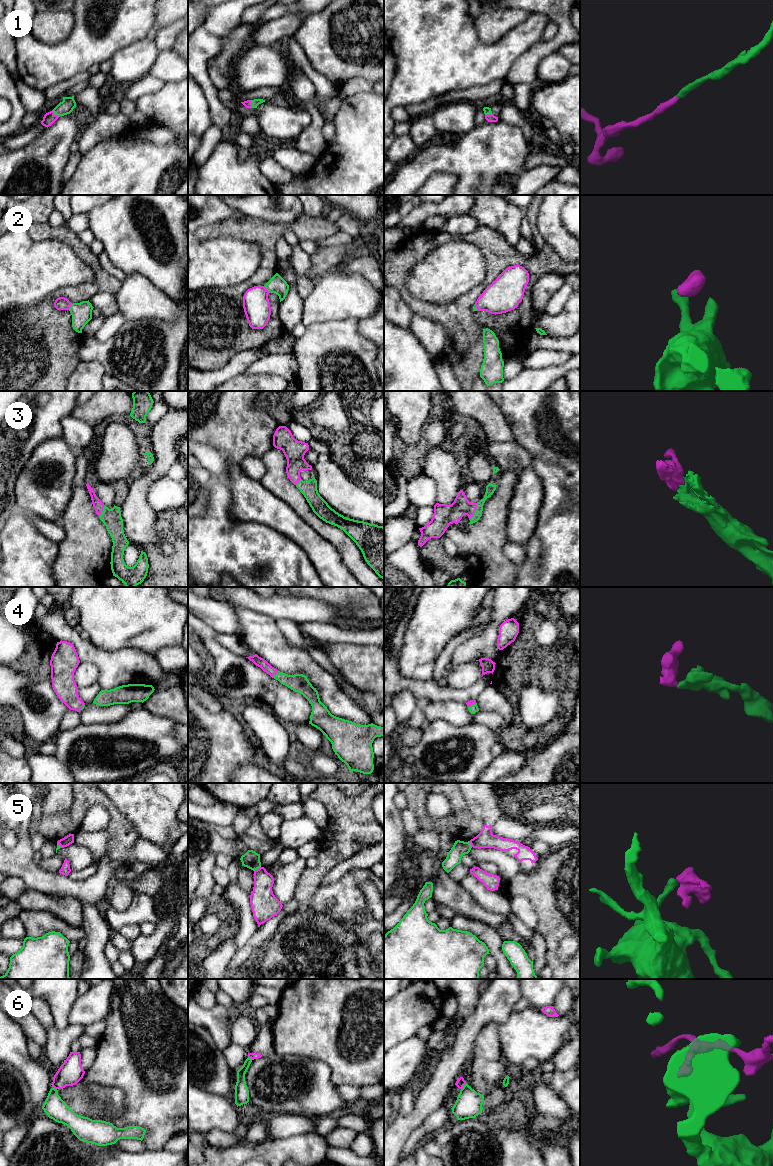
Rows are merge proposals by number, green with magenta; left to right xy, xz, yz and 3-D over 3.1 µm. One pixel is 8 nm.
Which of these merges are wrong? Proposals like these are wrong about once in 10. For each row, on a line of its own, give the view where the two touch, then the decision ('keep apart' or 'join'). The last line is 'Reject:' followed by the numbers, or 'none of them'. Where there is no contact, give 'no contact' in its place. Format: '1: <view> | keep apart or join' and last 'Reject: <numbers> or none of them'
1: xy | join
2: xz | join
3: yz | join
4: xz | join
5: xz | keep apart
6: yz | keep apart
Reject: 5, 6

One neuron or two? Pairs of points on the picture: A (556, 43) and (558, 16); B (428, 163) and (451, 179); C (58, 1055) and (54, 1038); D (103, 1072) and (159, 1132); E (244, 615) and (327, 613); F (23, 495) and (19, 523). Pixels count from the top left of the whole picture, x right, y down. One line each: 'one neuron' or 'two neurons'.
A: one neuron
B: two neurons
C: one neuron
D: one neuron
E: two neurons
F: two neurons

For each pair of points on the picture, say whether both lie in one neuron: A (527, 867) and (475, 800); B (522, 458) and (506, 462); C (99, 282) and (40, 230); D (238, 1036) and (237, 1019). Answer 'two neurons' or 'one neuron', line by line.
A: one neuron
B: one neuron
C: one neuron
D: one neuron

